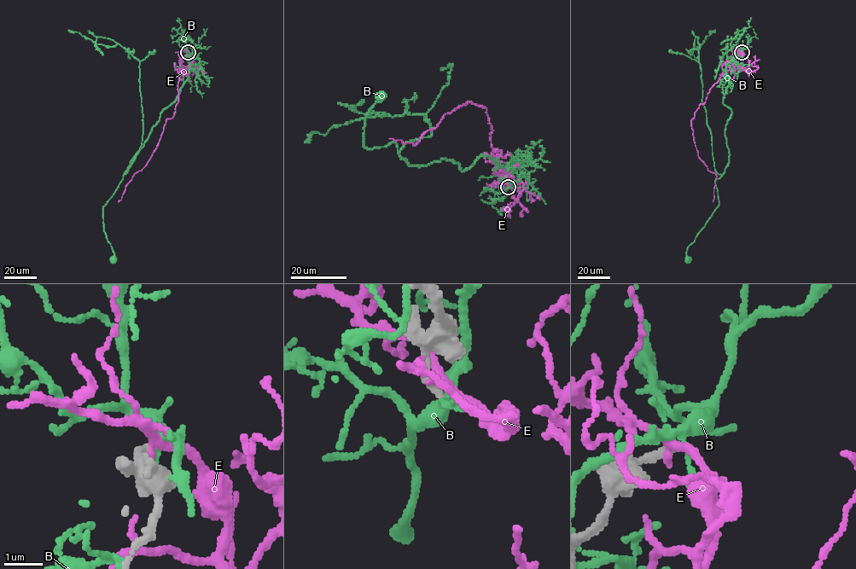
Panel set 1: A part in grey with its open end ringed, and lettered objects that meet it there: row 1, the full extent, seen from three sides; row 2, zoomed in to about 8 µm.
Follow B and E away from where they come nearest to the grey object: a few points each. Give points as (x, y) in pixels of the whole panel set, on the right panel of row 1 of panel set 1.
B: (741, 52), (726, 66), (729, 161), (715, 182), (719, 205), (688, 246), (688, 260)
E: (740, 52), (742, 61), (724, 72), (691, 119), (698, 156), (717, 176), (713, 201)

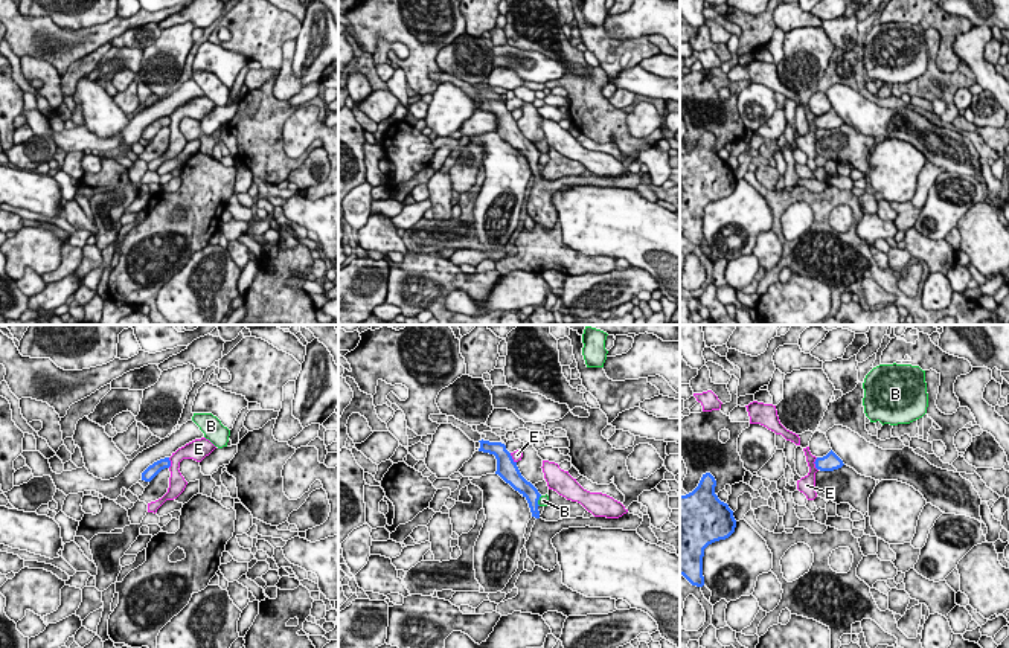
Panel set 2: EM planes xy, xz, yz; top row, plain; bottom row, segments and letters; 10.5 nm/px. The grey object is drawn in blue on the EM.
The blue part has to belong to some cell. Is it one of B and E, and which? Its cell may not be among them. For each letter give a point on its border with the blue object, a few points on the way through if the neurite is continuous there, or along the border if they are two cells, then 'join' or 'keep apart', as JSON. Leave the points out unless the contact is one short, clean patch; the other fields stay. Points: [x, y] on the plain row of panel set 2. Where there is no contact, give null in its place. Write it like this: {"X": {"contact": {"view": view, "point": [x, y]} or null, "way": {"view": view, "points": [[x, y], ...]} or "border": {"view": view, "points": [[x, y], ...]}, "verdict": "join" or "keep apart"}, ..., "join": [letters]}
{"B": {"contact": {"view": "xz", "point": [538, 157]}, "border": {"view": "xz", "points": [[541, 154], [538, 163]]}, "verdict": "keep apart"}, "E": {"contact": {"view": "yz", "point": [814, 121]}, "border": {"view": "yz", "points": [[816, 116], [814, 125], [817, 128]]}, "verdict": "keep apart"}, "join": []}

